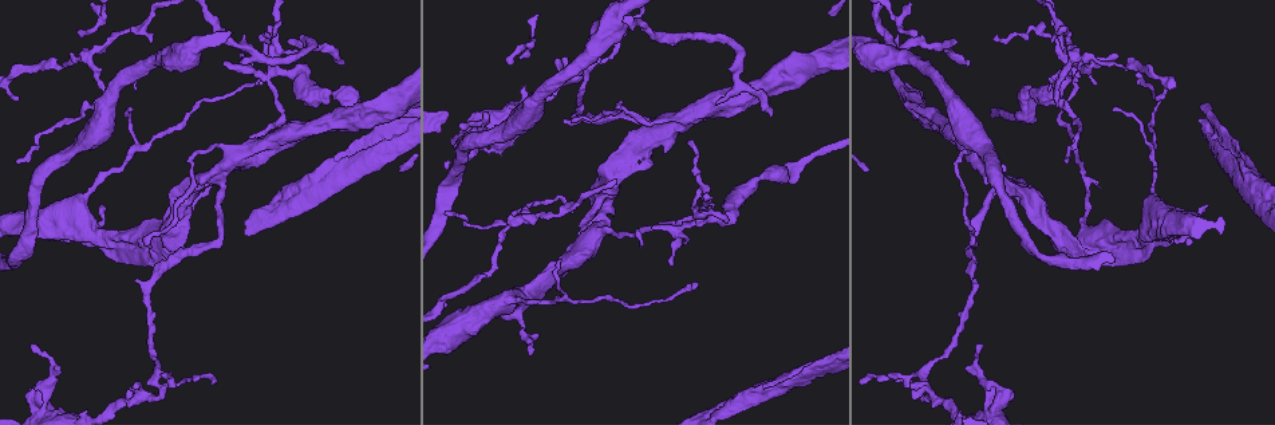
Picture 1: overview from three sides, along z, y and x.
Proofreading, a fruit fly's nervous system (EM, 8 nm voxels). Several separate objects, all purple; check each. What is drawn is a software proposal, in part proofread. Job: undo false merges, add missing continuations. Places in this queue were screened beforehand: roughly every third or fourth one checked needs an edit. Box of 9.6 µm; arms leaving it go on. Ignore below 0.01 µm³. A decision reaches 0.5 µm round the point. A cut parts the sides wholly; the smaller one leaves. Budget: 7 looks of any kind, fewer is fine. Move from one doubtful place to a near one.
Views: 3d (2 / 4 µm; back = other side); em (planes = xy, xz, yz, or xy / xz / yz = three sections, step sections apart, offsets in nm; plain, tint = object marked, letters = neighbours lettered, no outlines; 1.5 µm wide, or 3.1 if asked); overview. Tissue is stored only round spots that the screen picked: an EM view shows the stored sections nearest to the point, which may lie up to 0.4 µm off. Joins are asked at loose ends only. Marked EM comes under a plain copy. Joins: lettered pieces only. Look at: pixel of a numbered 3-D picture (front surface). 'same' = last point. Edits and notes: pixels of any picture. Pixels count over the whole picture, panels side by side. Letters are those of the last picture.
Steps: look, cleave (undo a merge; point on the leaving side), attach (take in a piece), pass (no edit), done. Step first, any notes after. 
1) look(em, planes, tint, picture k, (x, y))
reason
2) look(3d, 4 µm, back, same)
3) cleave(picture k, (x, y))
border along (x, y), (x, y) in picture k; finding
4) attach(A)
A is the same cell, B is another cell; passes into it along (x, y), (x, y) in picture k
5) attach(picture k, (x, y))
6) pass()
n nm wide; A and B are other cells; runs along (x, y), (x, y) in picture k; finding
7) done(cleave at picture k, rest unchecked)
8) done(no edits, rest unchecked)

look(3d, 2 µm, picture 1, (1081, 240))

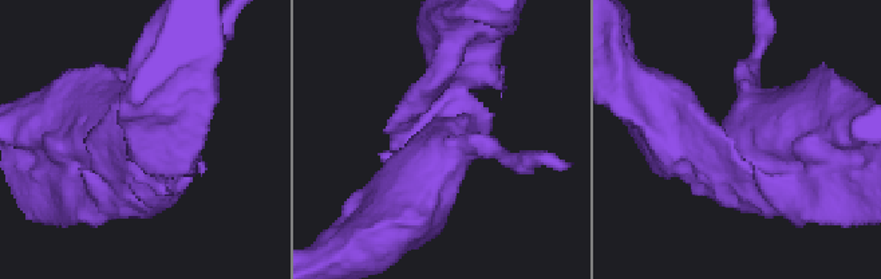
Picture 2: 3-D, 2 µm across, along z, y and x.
look(em, planes, letters, picture 2, (427, 135))
need the tissue

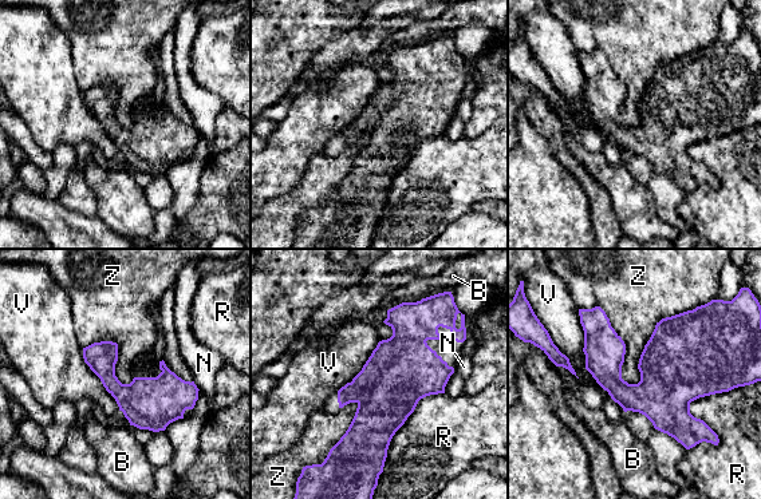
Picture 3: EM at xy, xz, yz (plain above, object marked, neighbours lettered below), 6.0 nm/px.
pass()
70 nm wide; B, N, R, V and Z are other cells; border along (708, 303), (663, 317), (637, 367) in picture 3; all the same neuron

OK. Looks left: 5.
look(em, yz, step 8, letters, picture 1, (1026, 116))
sudden change in width

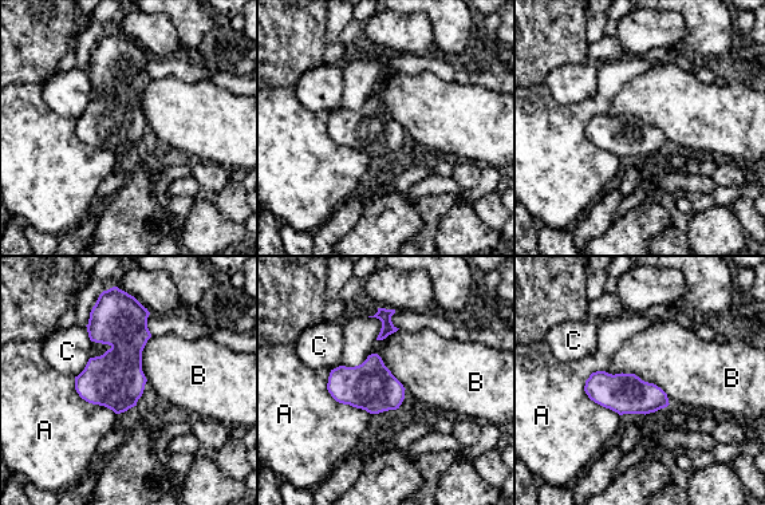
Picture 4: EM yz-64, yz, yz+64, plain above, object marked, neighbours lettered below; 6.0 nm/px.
pass()
B touches over 440 nm; A, B and C are other cells; border along (604, 371), (634, 373), (670, 403) in picture 4; continuous, no second neuron

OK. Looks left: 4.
look(em, planes, tint, picture 1, (342, 60))
an open end

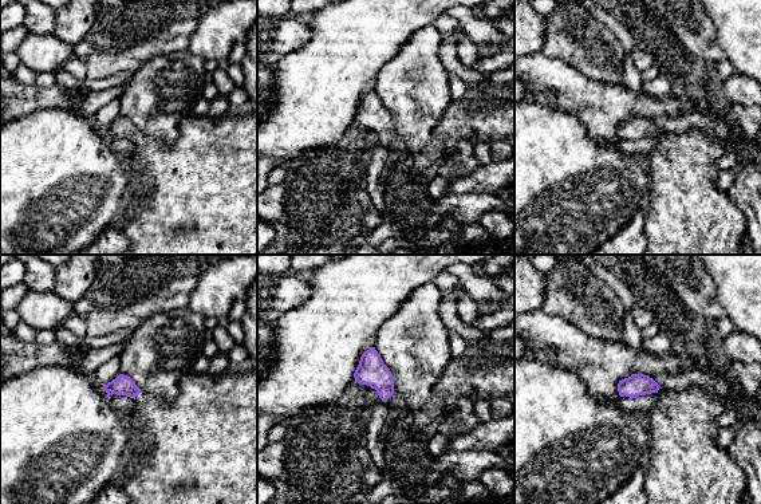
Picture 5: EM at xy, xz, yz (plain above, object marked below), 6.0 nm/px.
look(em, planes, letters, same)
what lies round it

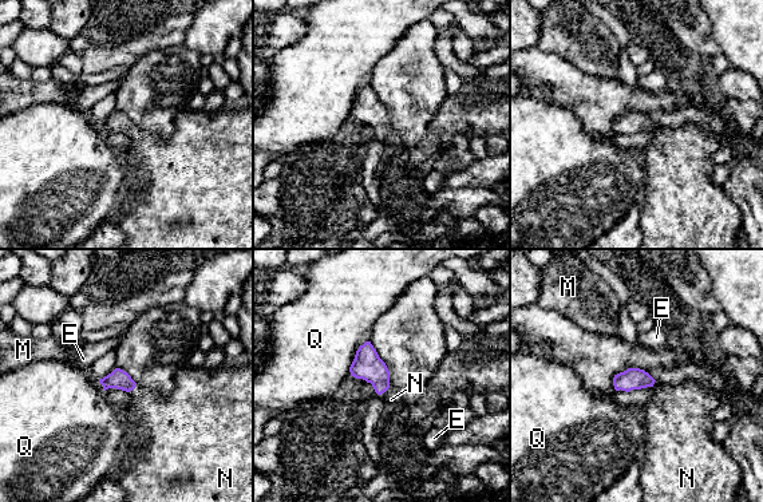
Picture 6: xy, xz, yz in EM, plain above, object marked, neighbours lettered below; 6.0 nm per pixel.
attach(N)
120 nm wide; N is the same cell, E, M and Q are other cells; passes into it along (118, 379), (133, 388), (159, 421) in picture 6; it goes on there

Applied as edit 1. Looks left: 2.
done(attach at picture 6, rest unchecked)

